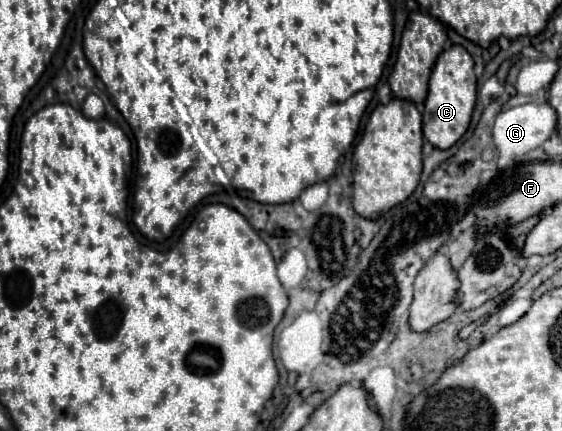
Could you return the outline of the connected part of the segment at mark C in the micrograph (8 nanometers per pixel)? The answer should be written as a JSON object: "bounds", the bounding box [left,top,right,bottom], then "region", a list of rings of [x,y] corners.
{"bounds":[423,46,477,150],"region":[[[463,46],[443,50],[433,66],[423,112],[423,136],[437,150],[449,150],[469,130],[471,114],[477,104],[477,76],[473,68],[475,64]]]}

